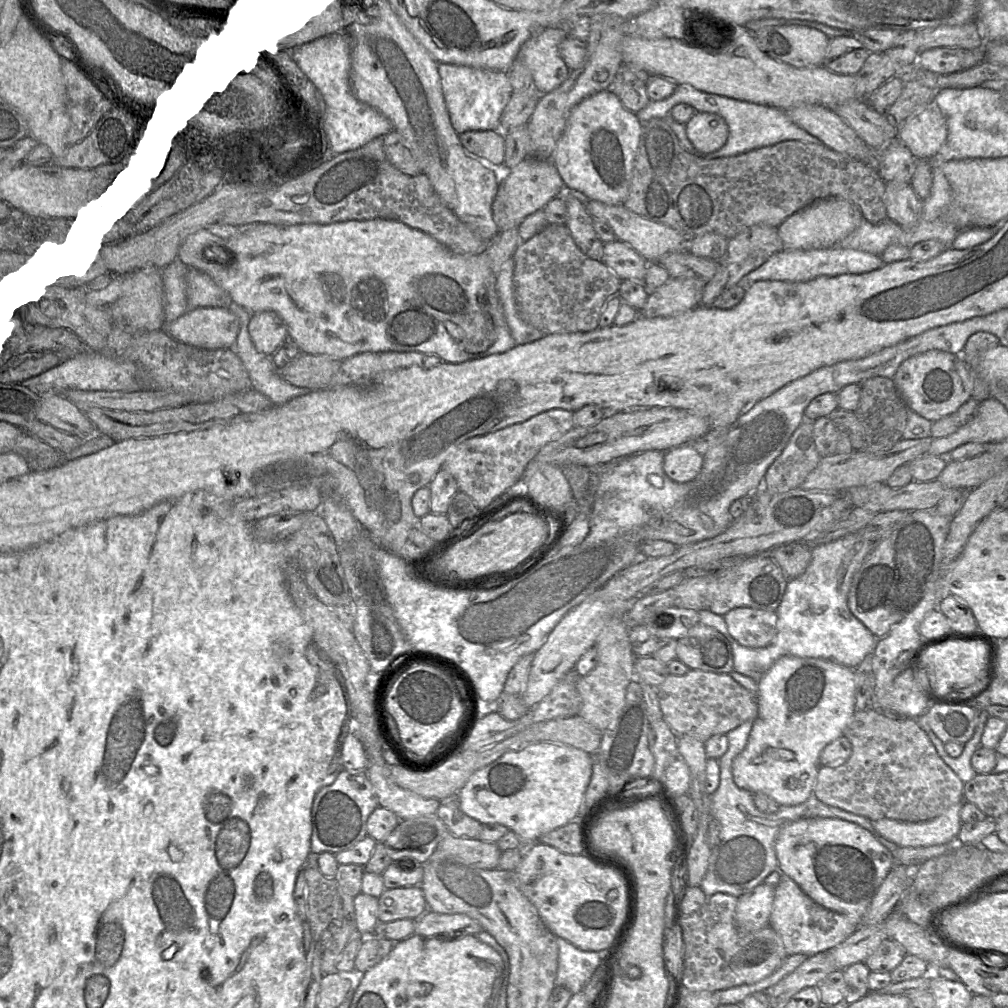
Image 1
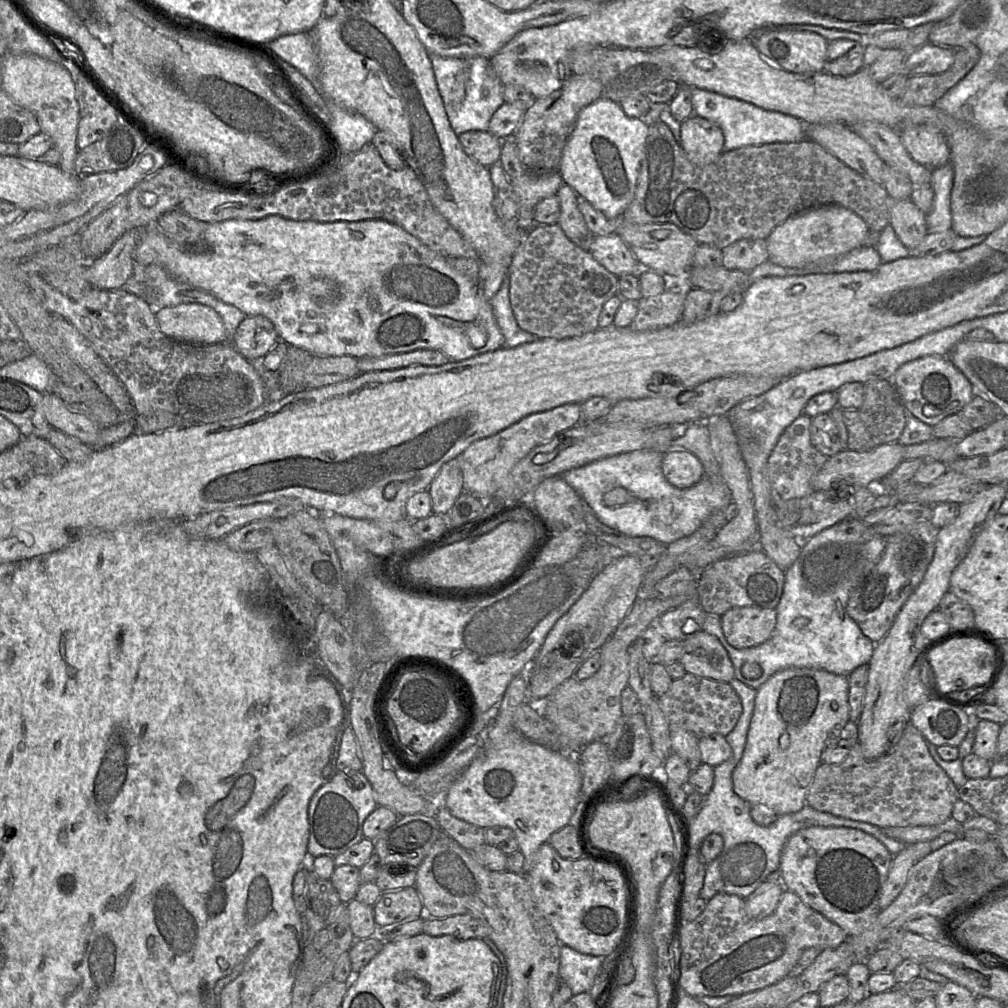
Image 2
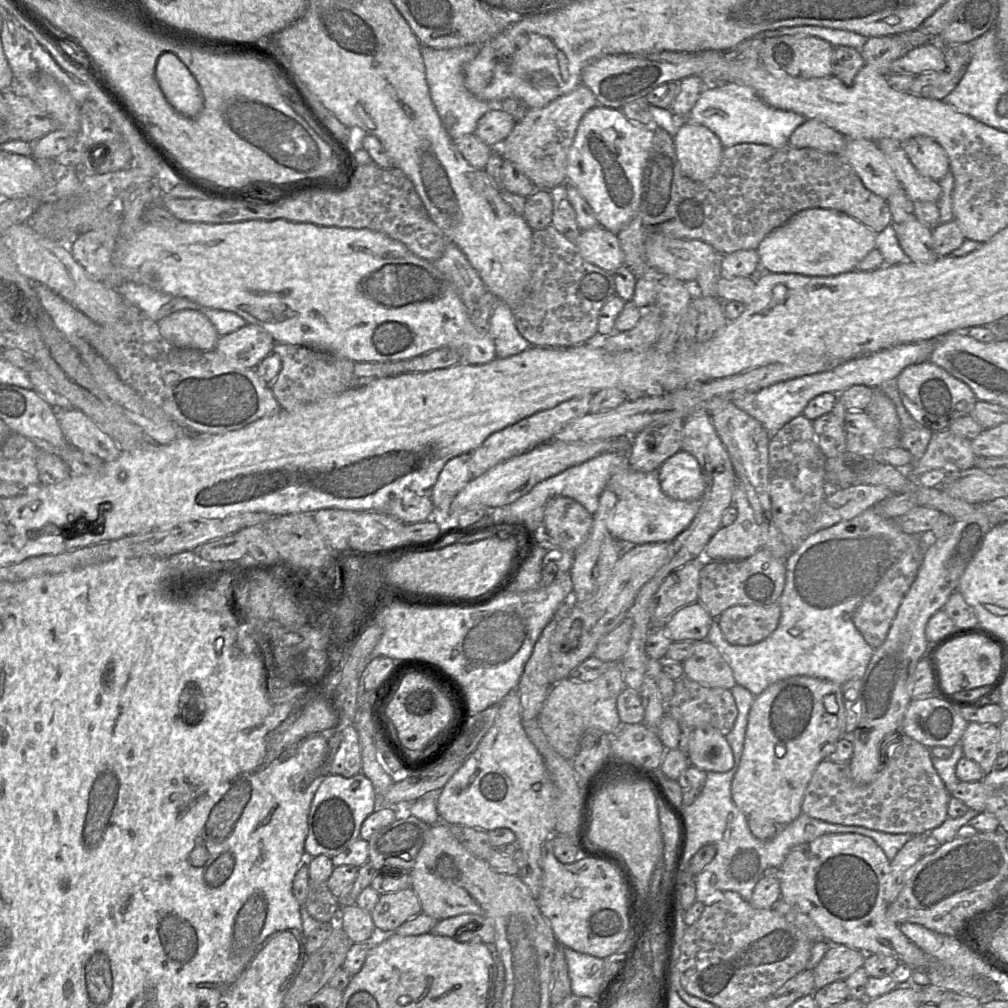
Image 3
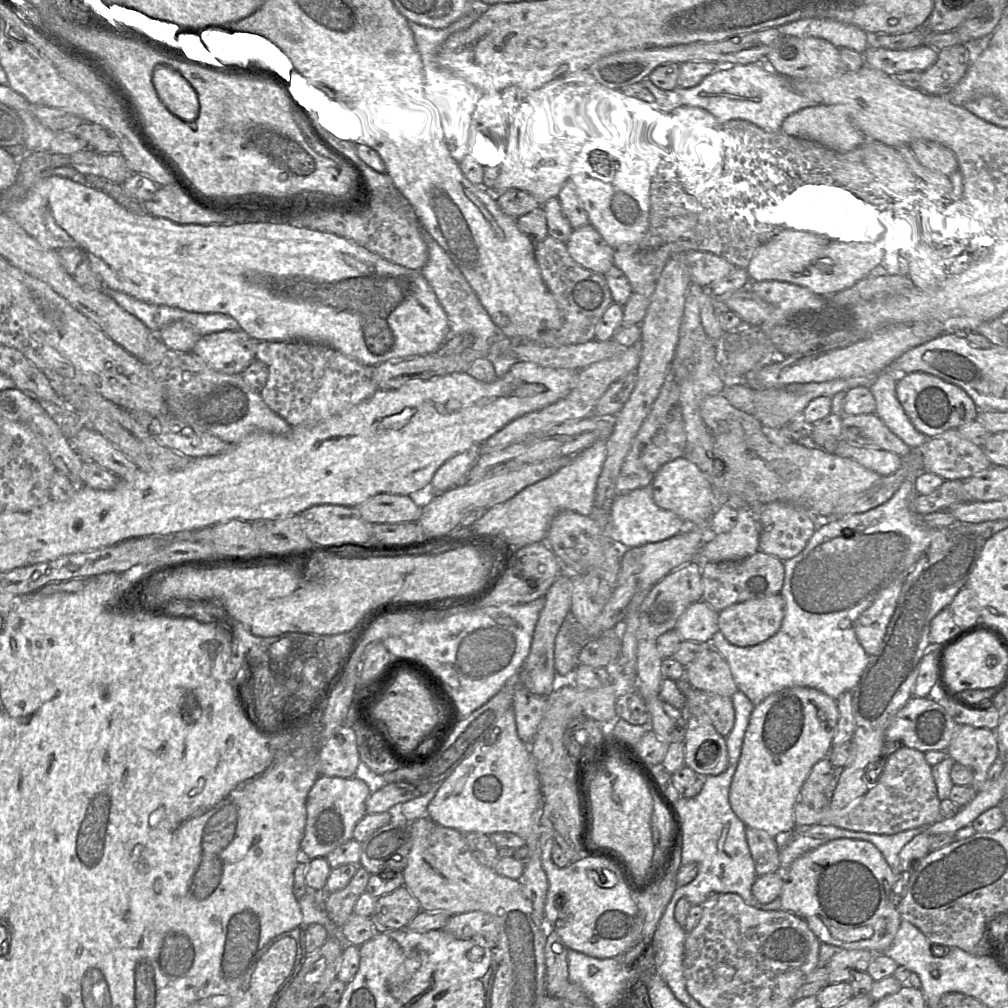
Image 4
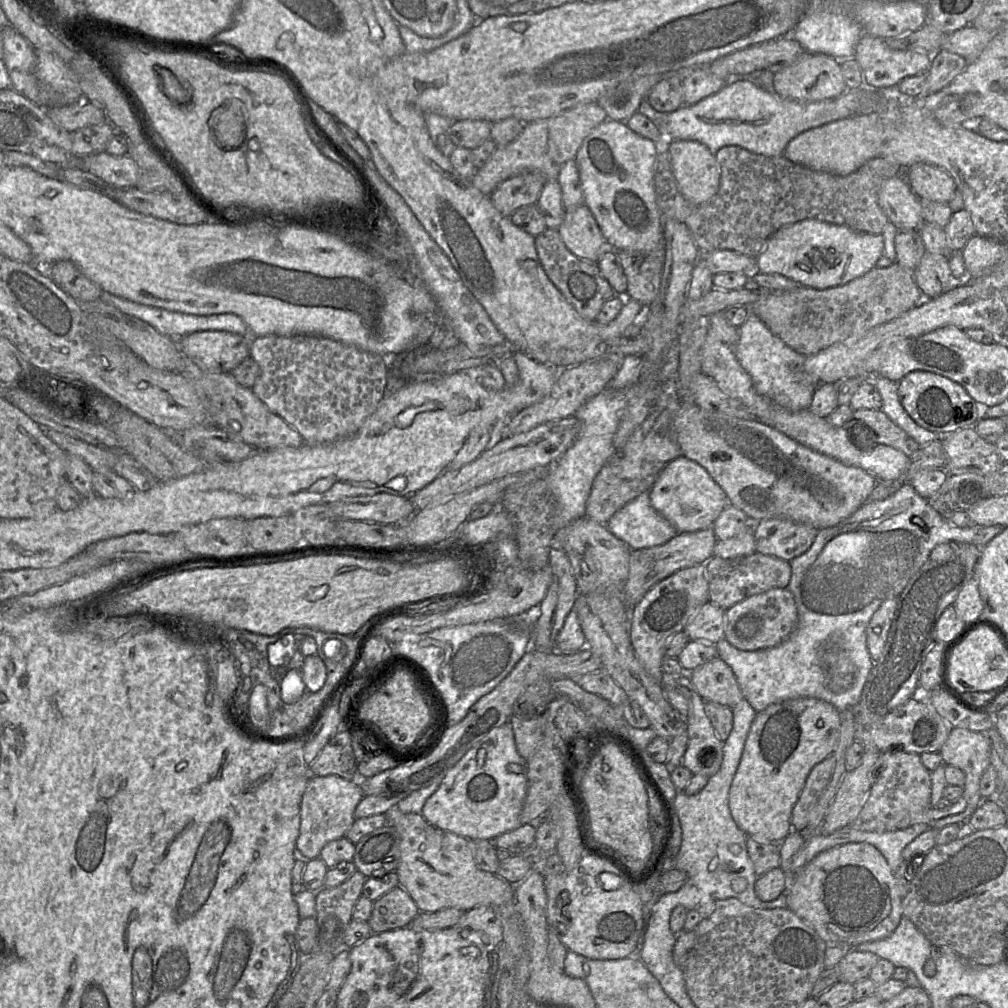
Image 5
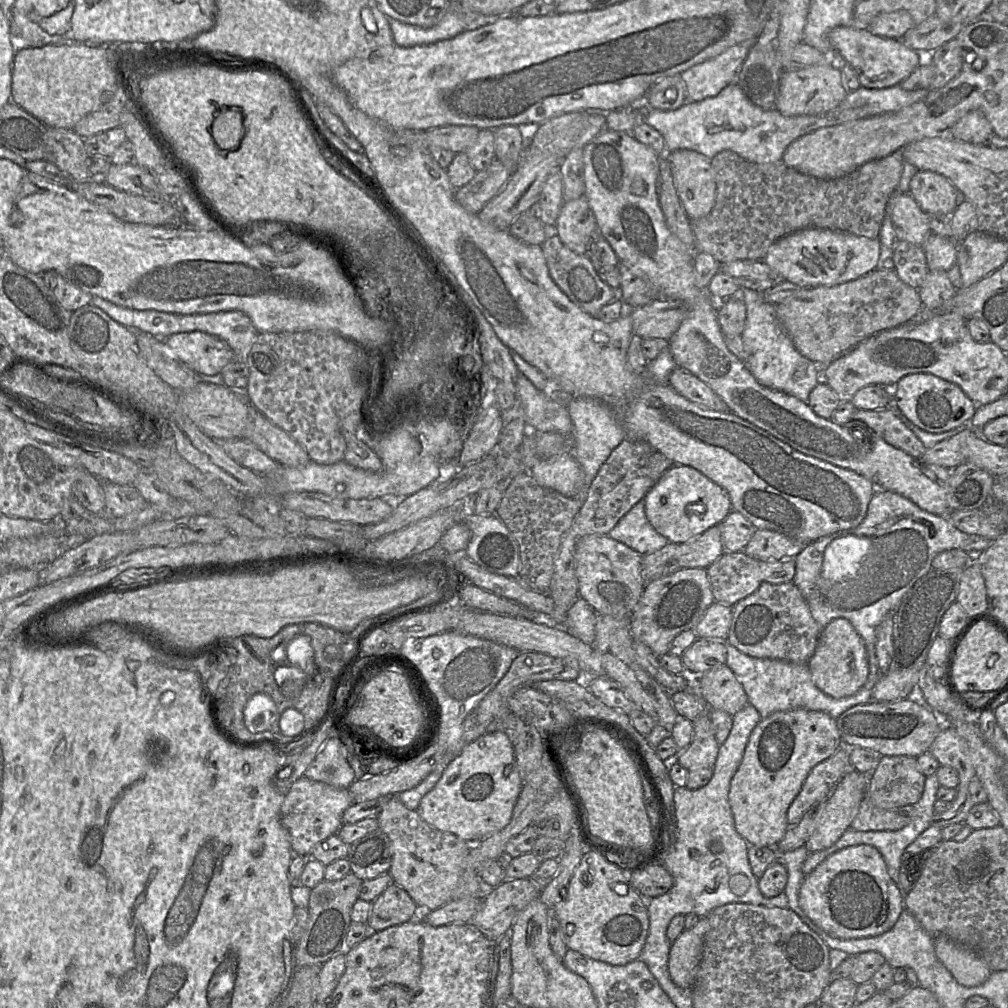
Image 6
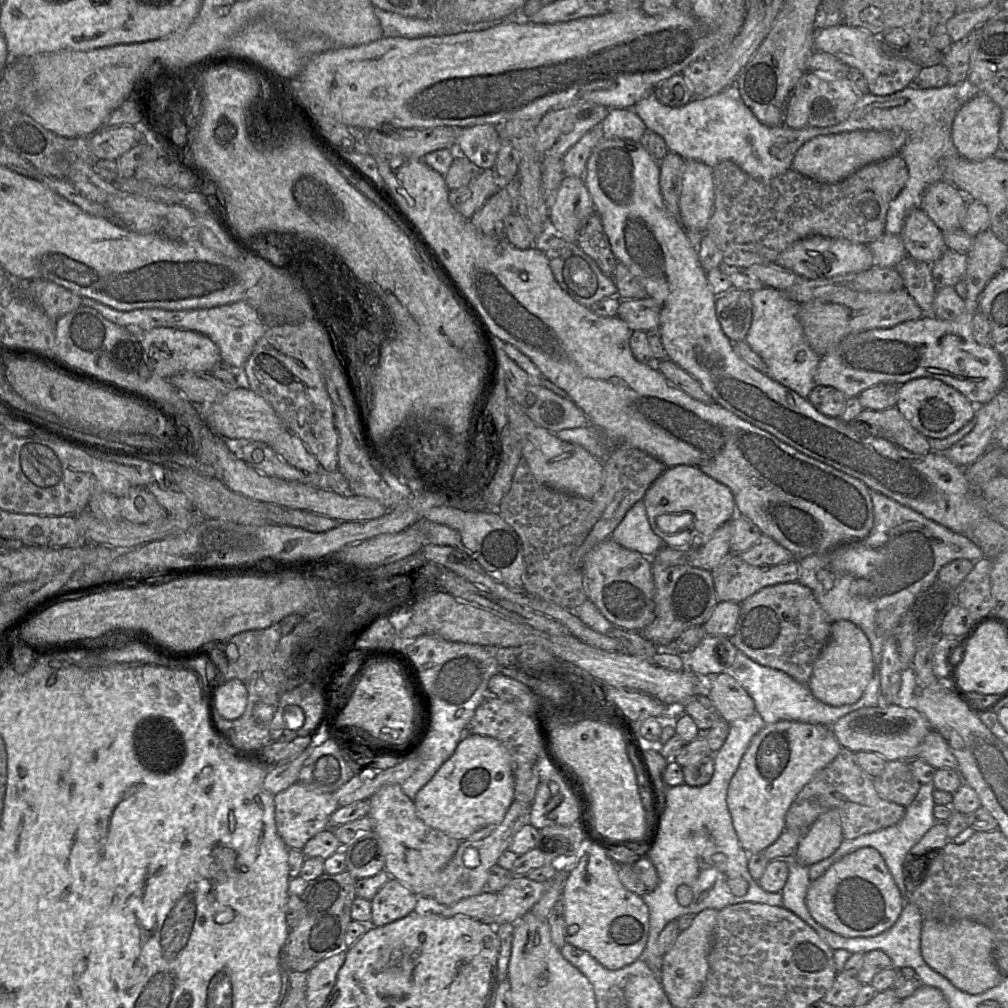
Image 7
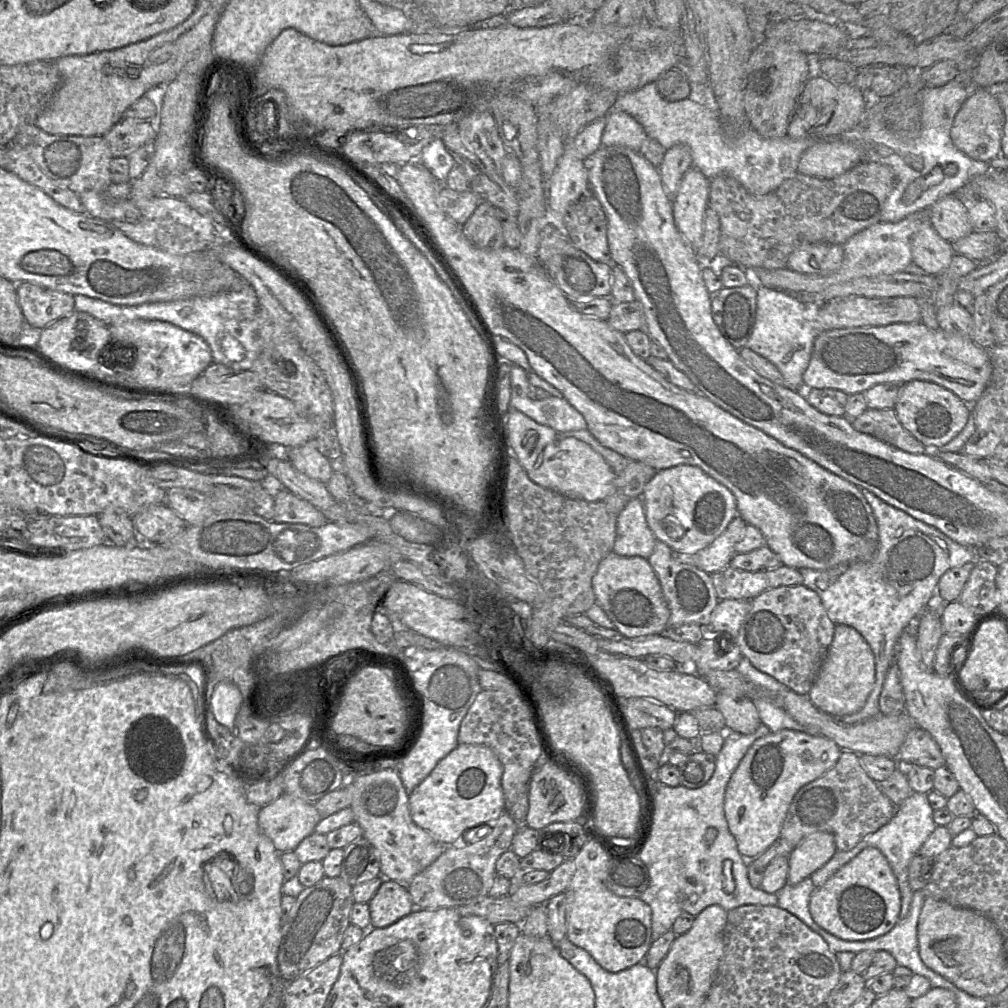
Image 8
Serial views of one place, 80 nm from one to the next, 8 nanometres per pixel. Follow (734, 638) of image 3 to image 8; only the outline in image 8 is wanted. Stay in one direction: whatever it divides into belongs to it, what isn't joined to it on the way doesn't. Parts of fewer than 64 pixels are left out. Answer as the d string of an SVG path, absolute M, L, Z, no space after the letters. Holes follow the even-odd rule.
M802 584L780 586L751 600L750 611L732 641L756 669L797 694L807 696L833 640L834 630L835 624L814 591Z

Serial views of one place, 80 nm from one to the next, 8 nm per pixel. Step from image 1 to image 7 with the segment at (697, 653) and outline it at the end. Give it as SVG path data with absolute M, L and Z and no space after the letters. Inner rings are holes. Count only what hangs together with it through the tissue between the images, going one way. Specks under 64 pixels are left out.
M730 671L705 679L705 692L728 723L751 716L755 703Z

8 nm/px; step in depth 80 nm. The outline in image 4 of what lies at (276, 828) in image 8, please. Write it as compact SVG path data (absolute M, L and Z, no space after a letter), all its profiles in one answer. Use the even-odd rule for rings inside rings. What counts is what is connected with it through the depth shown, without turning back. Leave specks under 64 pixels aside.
M319 776L306 800L306 824L300 849L310 859L326 857L331 851L353 839L356 824L366 815L366 800L371 792L367 784L356 778Z

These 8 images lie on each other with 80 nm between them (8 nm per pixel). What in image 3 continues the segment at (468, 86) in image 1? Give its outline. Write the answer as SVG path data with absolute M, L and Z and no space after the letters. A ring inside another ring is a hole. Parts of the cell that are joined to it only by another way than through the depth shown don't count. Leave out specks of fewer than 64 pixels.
M480 43L453 49L421 46L431 100L444 128L454 141L465 135L474 134L479 119L495 107L491 102L478 99L471 94L464 83L465 67L478 55L480 49Z

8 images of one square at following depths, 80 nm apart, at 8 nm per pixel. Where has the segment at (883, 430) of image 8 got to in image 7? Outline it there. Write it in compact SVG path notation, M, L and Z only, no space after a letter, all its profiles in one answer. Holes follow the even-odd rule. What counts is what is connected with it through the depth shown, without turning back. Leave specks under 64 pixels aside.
M896 407L886 410L864 410L850 422L861 436L883 438L914 454L929 453L928 440L915 430Z

